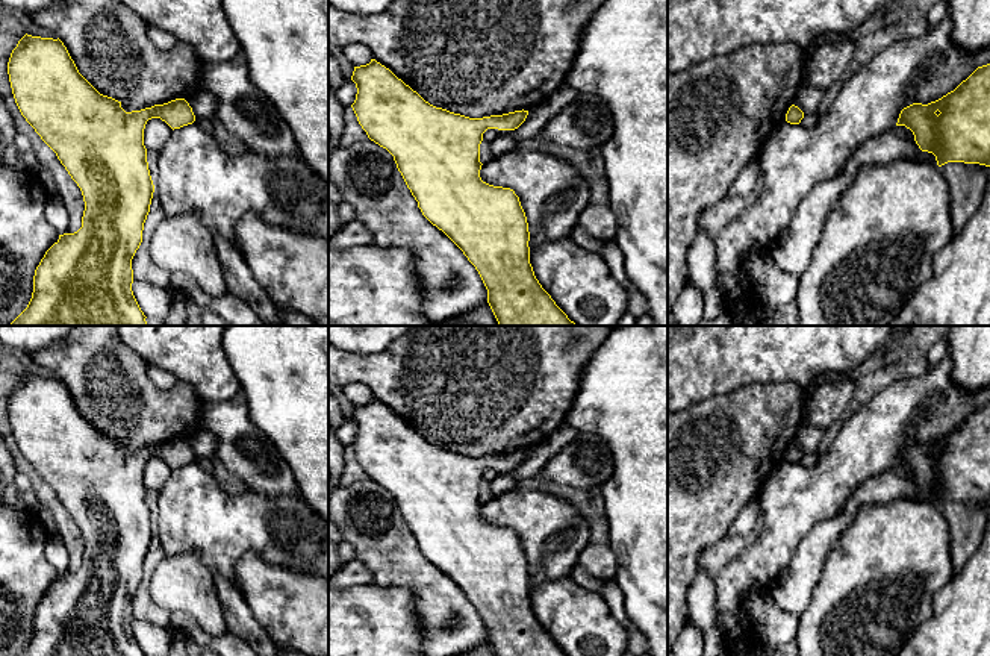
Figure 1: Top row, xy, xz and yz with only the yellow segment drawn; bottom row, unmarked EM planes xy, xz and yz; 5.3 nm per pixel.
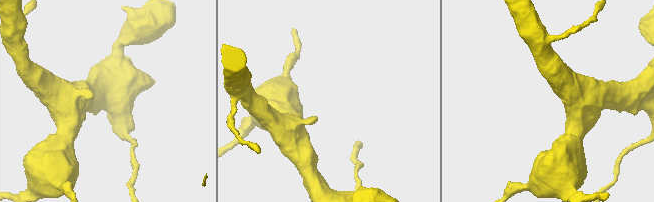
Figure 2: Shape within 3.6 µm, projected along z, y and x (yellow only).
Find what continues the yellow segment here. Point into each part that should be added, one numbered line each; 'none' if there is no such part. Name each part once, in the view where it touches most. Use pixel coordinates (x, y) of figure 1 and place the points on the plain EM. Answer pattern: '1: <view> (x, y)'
none

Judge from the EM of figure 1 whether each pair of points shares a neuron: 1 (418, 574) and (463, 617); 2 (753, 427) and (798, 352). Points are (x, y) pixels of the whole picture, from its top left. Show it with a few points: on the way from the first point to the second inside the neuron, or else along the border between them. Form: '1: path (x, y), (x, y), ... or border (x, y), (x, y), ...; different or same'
1: path (429, 585), (453, 609); same
2: border (744, 385), (793, 382), (807, 391); different

